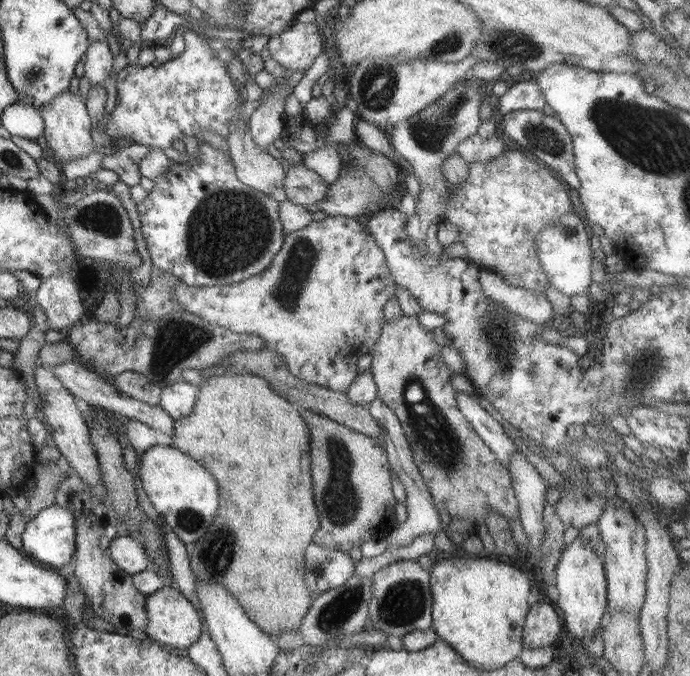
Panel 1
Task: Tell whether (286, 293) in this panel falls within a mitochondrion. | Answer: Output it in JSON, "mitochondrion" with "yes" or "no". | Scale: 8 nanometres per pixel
{"mitochondrion":"yes"}

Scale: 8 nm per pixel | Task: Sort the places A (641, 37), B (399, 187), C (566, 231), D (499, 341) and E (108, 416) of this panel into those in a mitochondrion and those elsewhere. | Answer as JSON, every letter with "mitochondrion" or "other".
{"A":"other","B":"other","C":"mitochondrion","D":"mitochondrion","E":"other"}

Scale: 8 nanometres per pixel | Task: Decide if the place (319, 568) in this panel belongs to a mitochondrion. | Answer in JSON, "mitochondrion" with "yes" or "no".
{"mitochondrion":"yes"}

